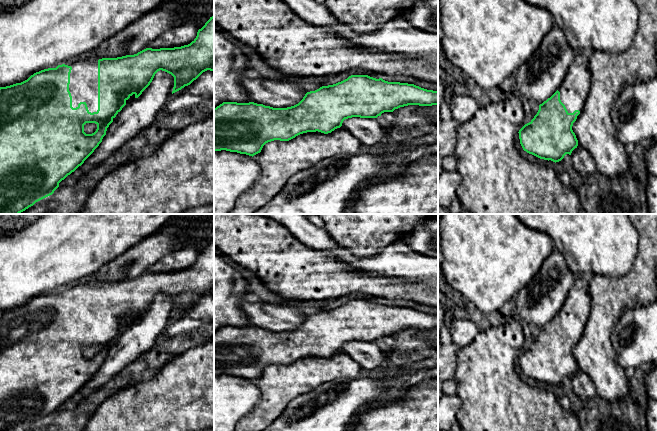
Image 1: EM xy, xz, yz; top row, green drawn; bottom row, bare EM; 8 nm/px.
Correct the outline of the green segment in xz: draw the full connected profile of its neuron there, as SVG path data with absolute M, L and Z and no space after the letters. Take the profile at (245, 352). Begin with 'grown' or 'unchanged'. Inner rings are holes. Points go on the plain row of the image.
unchanged | M351 299L336 308L307 316L298 328L287 332L273 332L254 326L223 326L214 332L214 375L226 374L253 381L268 366L289 365L307 356L328 358L340 352L345 343L377 342L384 336L393 336L408 329L438 329L438 315L368 299Z

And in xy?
grown | M214 240L198 254L196 262L188 269L174 272L152 273L146 272L137 278L126 279L117 282L102 282L91 284L84 280L66 288L58 289L56 292L48 292L31 299L27 304L6 311L0 311L0 431L31 431L36 426L52 419L59 411L59 407L74 396L94 376L106 359L107 352L113 346L116 339L126 329L126 325L134 318L138 322L150 309L158 295L165 295L174 301L172 318L190 309L203 296L210 294L214 296ZM86 347L95 347L97 353L92 358L84 356Z

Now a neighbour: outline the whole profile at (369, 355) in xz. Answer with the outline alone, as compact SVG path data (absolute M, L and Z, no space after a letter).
M348 342L341 351L356 361L363 372L373 371L384 363L385 353L377 342Z

